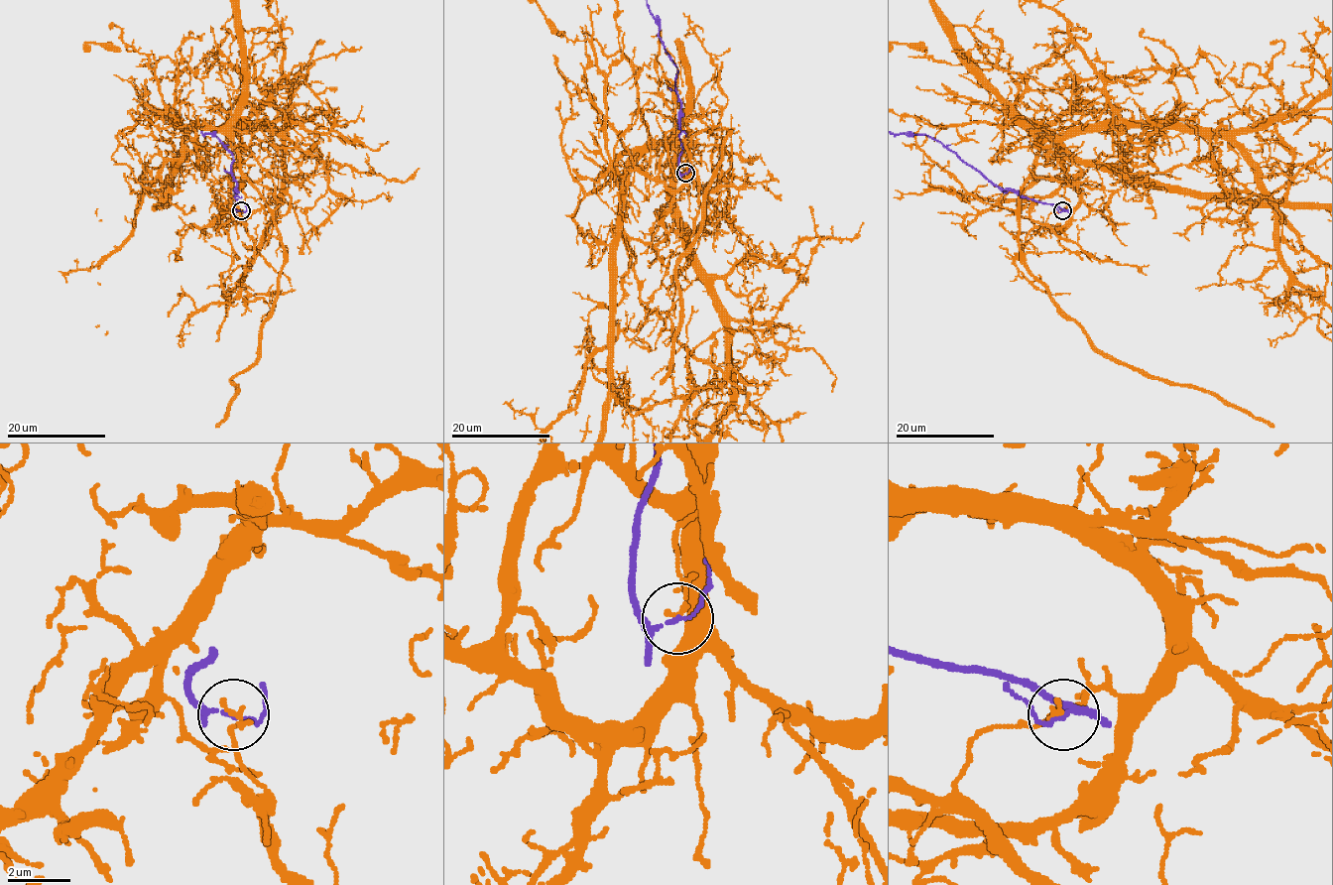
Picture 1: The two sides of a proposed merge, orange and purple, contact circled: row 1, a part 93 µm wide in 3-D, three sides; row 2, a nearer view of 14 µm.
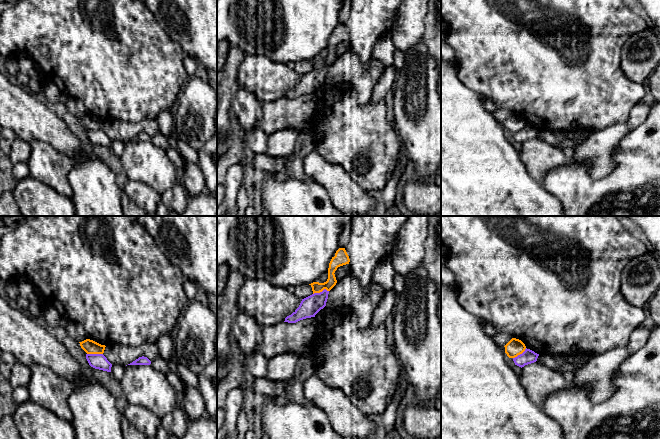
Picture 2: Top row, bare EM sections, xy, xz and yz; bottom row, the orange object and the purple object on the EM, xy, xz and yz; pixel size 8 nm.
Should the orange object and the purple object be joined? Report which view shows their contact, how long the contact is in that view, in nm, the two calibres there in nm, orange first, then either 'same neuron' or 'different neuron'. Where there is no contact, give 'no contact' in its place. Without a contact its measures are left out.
xy | 130 nm | 110/130 nm | different neuron

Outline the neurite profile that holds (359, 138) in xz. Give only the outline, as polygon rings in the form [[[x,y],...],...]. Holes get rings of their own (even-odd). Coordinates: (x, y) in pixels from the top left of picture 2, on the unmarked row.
[[[348,87],[336,100],[318,97],[320,103],[309,121],[308,131],[313,133],[317,123],[324,122],[326,130],[322,138],[316,141],[318,153],[327,162],[341,166],[363,190],[382,191],[396,168],[401,141],[387,119],[385,99],[359,105],[357,91]]]

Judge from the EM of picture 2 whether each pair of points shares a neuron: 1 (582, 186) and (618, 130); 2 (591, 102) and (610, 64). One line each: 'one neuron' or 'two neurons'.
1: two neurons
2: one neuron

